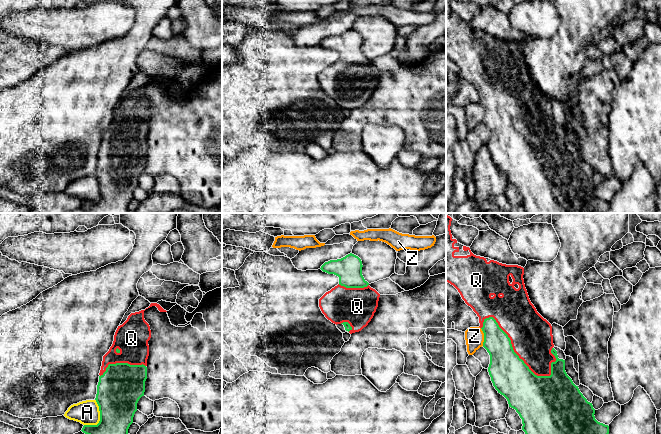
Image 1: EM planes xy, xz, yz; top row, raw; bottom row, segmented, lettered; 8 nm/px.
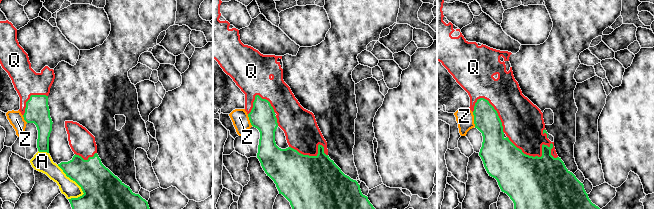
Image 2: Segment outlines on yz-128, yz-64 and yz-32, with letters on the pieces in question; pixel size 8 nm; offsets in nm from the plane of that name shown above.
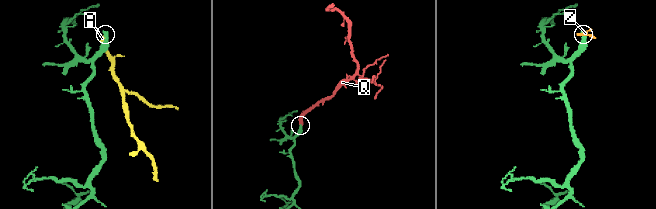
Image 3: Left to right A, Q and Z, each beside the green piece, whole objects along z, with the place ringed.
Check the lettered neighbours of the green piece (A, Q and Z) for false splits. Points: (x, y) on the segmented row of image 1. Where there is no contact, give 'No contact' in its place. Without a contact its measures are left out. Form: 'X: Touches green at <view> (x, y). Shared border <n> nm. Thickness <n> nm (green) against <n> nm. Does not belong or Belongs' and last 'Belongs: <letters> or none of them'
A: Touches green at xy (100, 418). Shared border 240 nm. Thickness 340 nm (green) against 190 nm. Does not belong
Q: Touches green at yz (512, 349). Shared border 700 nm. Thickness 320 nm (green) against 340 nm. Belongs
Z: Touches green at yz (484, 337). Shared border 150 nm. Thickness 220 nm (green) against 160 nm. Does not belong
Belongs: Q

